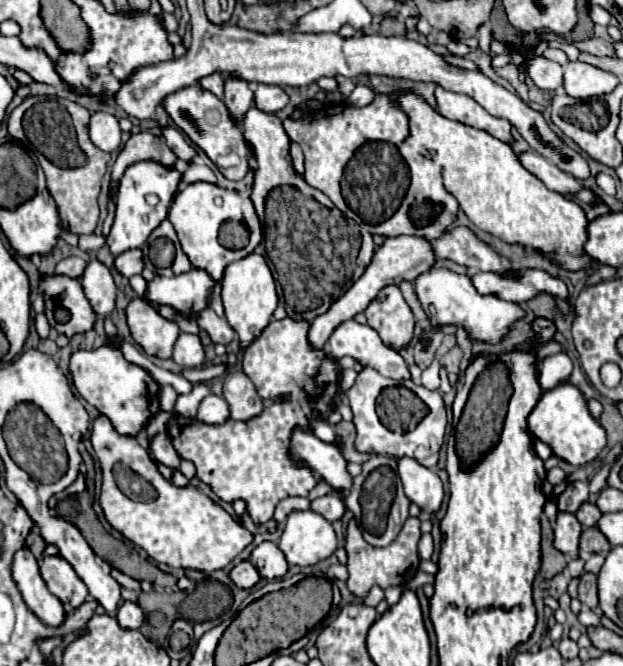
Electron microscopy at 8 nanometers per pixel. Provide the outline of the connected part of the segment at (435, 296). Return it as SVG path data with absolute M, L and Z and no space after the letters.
M430 269L422 273L420 277L416 277L414 287L434 331L442 329L444 325L462 327L468 333L470 341L496 345L510 333L510 325L526 317L526 311L518 303L502 301L496 295L480 295L468 275L458 275L446 269Z

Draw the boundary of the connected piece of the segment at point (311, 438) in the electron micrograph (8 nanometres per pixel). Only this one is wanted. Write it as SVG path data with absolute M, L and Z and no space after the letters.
M294 429L292 433L292 451L302 457L328 485L330 495L338 499L346 499L352 491L352 475L348 473L346 459L338 451L336 445L320 441L314 433L304 433L302 429Z

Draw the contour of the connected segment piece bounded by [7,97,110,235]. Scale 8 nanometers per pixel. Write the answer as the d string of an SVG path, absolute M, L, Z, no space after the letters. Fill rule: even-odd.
M28 97L7 120L8 134L22 141L38 157L48 179L48 191L58 205L62 225L68 225L76 235L94 233L98 225L100 183L110 159L110 153L94 147L89 138L90 117L87 109L68 99Z

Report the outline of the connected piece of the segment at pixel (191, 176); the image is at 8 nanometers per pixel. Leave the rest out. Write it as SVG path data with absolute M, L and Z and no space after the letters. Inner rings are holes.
M198 157L196 161L192 161L192 165L184 165L182 167L182 185L184 183L194 183L194 181L208 181L208 183L216 183L216 175L214 171Z

